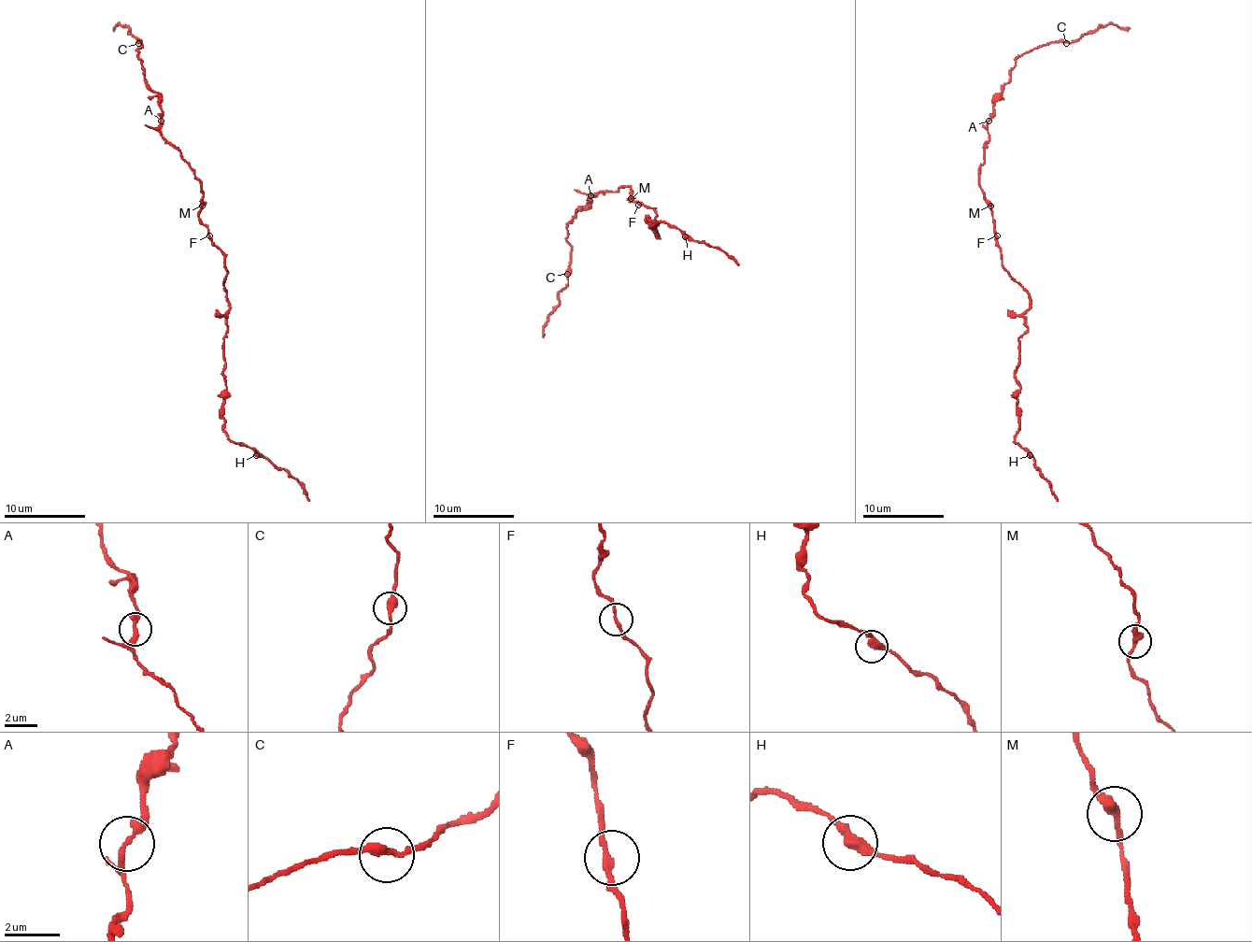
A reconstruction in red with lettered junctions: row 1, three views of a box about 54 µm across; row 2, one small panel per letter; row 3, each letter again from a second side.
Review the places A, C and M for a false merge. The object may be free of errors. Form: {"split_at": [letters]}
{"split_at": []}

